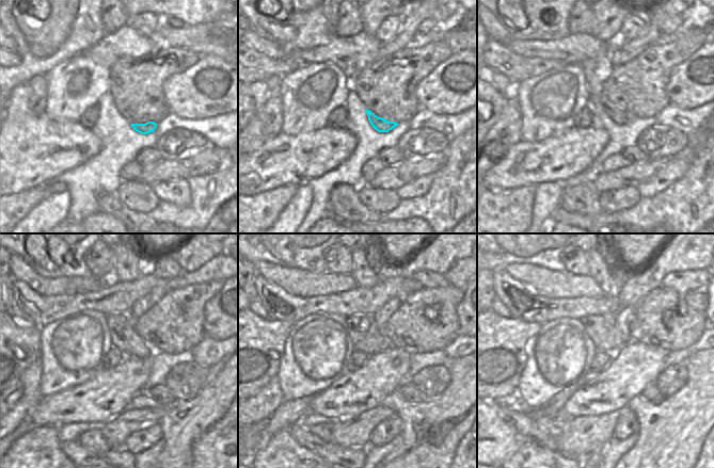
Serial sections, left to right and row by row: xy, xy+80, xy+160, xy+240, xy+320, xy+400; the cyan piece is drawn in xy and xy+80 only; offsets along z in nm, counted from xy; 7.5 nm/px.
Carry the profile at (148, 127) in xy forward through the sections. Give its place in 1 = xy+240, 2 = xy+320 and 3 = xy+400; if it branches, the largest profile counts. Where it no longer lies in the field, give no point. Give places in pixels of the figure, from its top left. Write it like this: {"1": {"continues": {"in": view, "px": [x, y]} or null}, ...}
{"1": {"continues": {"in": "xy+240", "px": [123, 334]}}, "2": {"continues": {"in": "xy+320", "px": [366, 336]}}, "3": {"continues": {"in": "xy+400", "px": [601, 329]}}}

